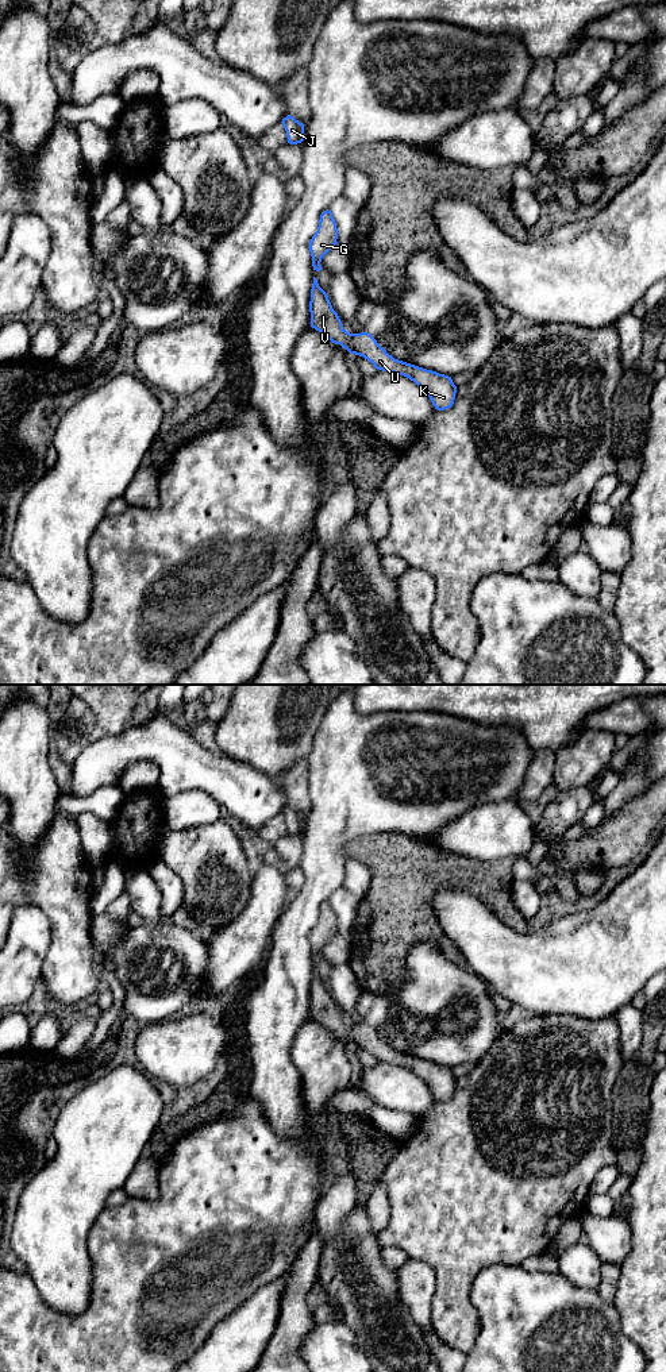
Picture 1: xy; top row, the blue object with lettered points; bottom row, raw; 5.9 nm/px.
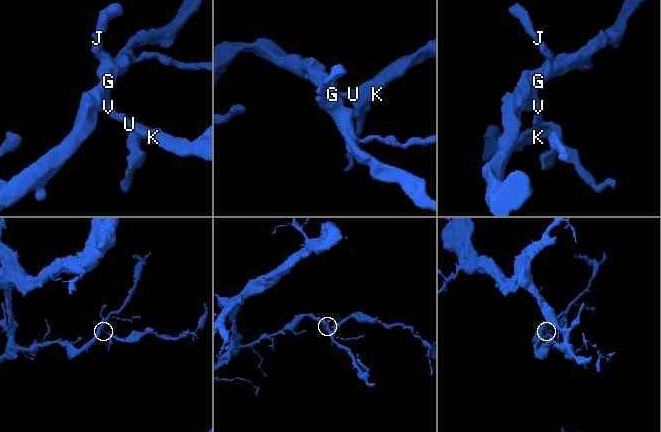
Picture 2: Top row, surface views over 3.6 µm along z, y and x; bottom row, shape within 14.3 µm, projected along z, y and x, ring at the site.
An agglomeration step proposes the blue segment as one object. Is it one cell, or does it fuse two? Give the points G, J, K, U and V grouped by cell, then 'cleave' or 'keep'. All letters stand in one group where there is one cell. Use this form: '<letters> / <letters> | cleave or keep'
G J K U V | keep

